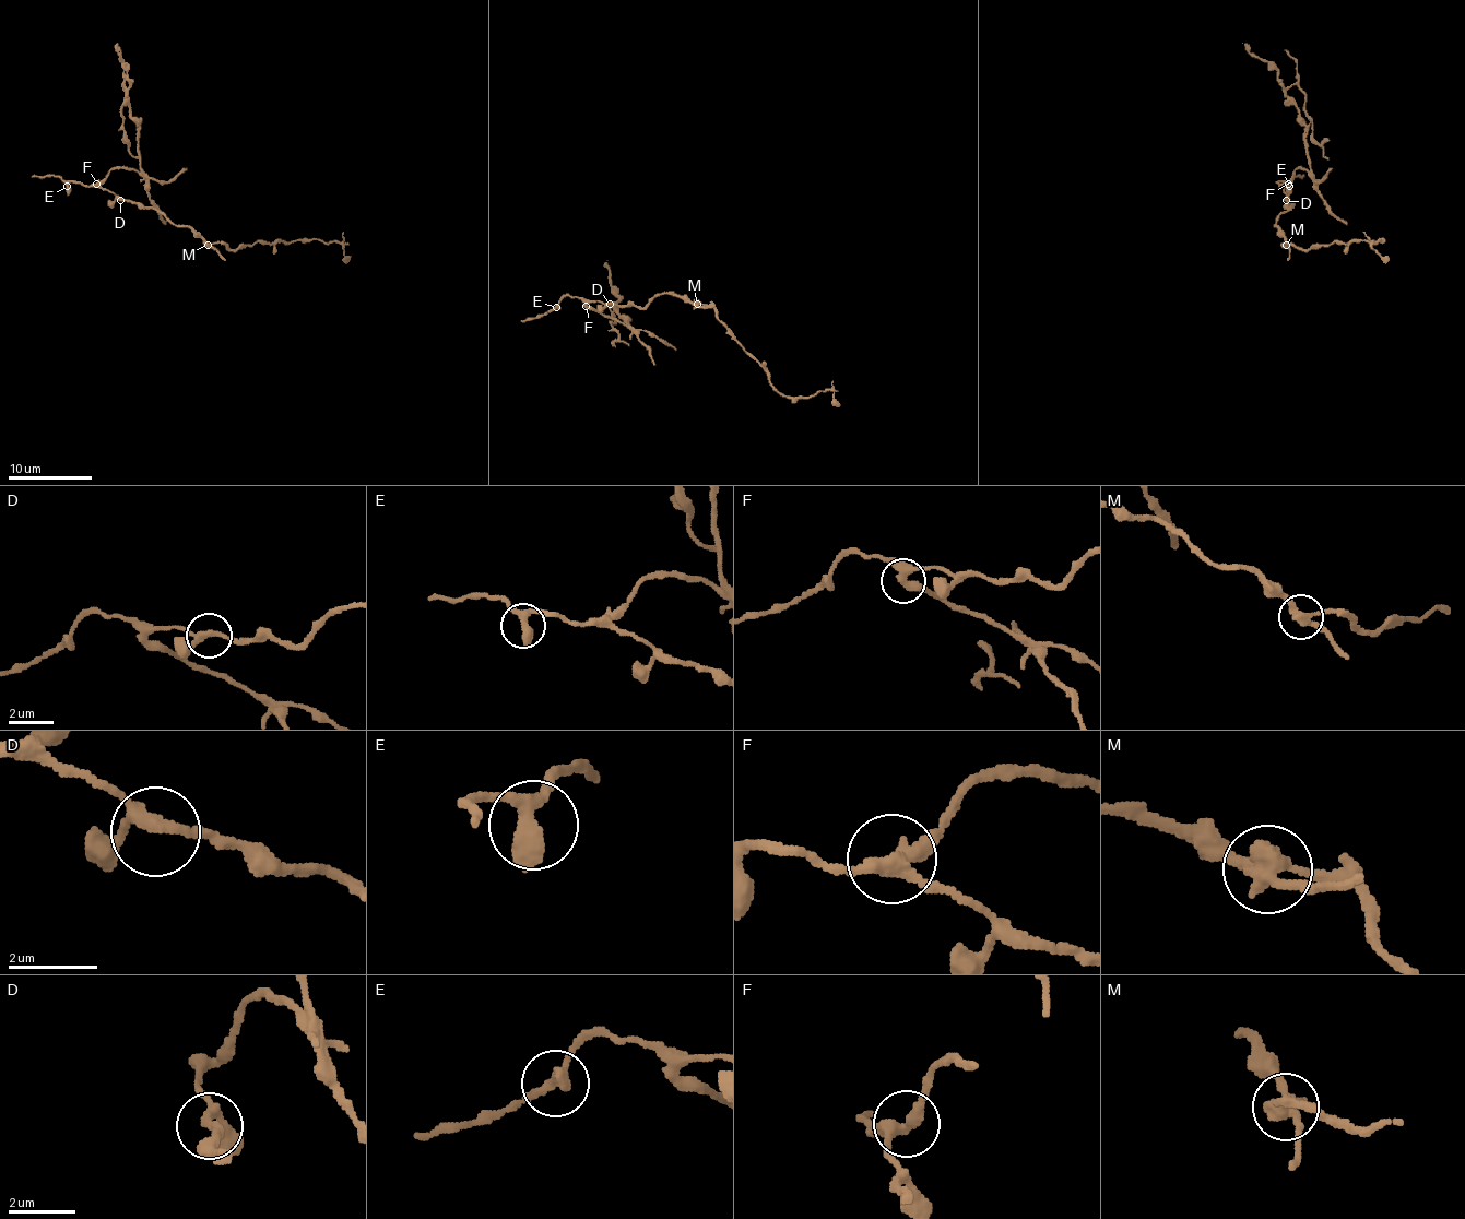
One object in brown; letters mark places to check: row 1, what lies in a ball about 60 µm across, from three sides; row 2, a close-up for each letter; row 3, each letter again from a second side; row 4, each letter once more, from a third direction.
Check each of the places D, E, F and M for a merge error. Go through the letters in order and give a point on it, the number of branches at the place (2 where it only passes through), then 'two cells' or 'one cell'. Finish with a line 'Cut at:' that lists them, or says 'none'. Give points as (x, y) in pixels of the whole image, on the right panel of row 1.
D: at (1286, 200); 3 branches meet; one cell
E: at (1289, 186); 2 branches meet; one cell
F: at (1288, 184); 3 branches meet; two cells
M: at (1286, 245); 3 branches meet; two cells
Cut at: F, M

